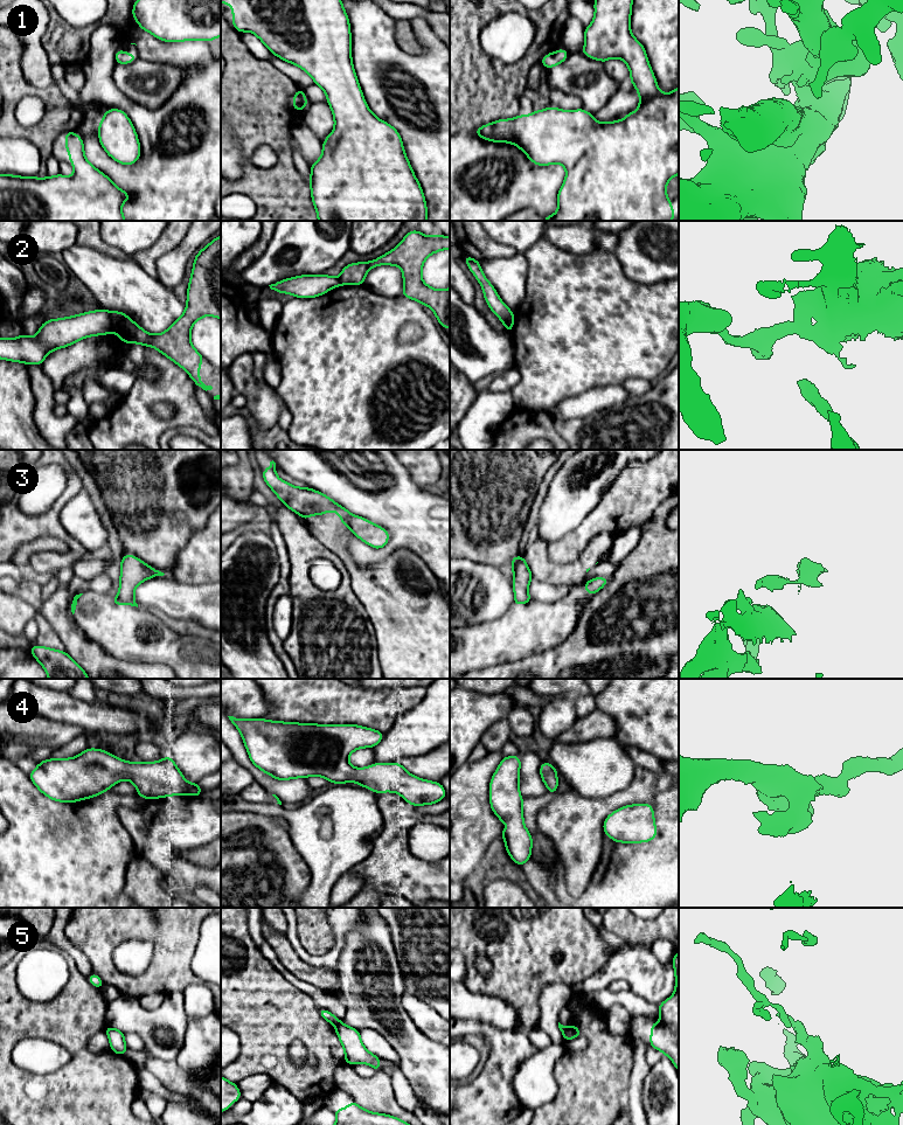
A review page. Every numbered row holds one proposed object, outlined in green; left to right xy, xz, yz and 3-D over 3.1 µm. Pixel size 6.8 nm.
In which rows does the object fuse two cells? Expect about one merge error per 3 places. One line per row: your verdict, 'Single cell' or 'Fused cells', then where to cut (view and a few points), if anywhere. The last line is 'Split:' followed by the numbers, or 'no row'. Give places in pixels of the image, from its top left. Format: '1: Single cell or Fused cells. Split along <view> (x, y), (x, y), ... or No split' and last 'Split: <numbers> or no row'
1: Single cell. No split
2: Fused cells. Split along xy (109, 312), (111, 330)
3: Fused cells. Split along xz (354, 515), (349, 527)
4: Single cell. No split
5: Fused cells. Split along xz (339, 1021), (335, 1026)
Split: 2, 3, 5

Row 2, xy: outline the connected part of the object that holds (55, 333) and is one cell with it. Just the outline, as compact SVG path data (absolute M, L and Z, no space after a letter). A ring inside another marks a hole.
M100 308L43 322L32 338L22 333L15 339L0 338L0 360L42 366L46 356L58 348L93 335L111 332L110 312Z

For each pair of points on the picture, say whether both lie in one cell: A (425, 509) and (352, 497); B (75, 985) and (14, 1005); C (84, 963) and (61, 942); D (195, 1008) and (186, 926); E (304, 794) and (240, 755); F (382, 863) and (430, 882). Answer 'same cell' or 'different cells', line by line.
A: same cell
B: same cell
C: same cell
D: different cells
E: same cell
F: same cell

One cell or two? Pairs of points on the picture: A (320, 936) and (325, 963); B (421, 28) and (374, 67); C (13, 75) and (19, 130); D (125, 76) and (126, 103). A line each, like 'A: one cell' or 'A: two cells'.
A: two cells
B: one cell
C: one cell
D: two cells

